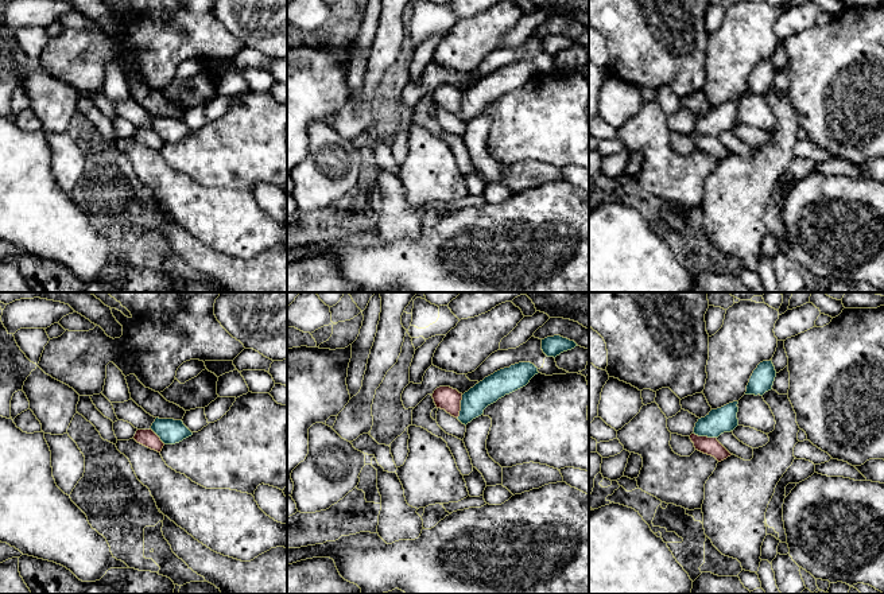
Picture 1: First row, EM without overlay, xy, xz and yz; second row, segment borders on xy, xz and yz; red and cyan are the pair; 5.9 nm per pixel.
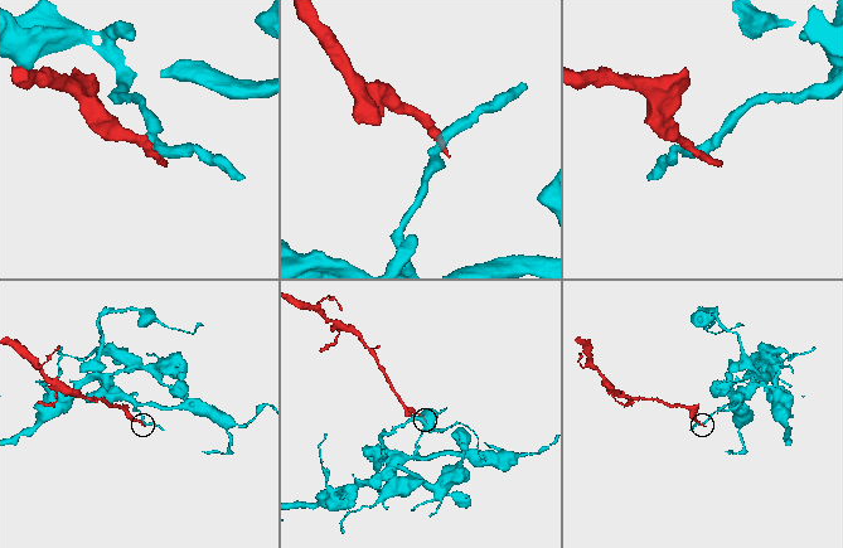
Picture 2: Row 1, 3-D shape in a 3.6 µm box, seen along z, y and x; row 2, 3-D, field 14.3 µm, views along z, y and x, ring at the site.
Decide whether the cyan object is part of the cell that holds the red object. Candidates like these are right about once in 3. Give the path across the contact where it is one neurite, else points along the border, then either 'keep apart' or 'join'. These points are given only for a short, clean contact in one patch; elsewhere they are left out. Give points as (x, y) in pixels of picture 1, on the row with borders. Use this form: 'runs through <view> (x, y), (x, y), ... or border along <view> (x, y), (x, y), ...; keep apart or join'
border along yz (693, 433), (701, 437), (716, 438); keep apart

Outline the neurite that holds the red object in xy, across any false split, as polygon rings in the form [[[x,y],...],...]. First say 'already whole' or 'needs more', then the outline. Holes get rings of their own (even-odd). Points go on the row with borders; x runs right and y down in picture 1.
already whole | [[[150,428],[150,430],[137,430],[133,439],[158,453],[162,451],[164,443],[160,440],[160,438]]]

